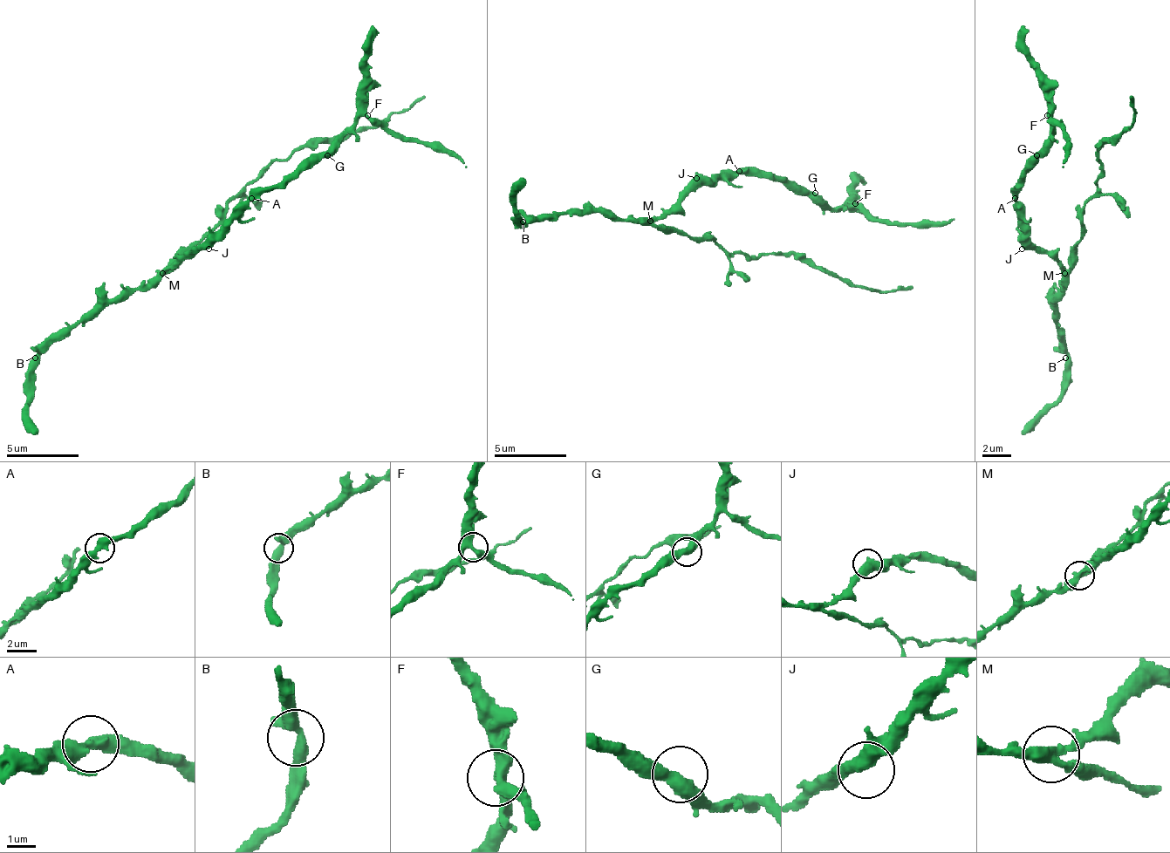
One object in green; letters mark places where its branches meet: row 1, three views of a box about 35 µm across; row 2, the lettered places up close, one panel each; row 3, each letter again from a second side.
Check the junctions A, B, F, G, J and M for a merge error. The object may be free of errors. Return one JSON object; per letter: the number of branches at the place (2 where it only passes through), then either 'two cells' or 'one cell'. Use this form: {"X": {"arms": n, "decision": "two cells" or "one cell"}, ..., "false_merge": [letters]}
{"A": {"arms": 2, "decision": "one cell"}, "B": {"arms": 3, "decision": "one cell"}, "F": {"arms": 3, "decision": "one cell"}, "G": {"arms": 2, "decision": "one cell"}, "J": {"arms": 3, "decision": "one cell"}, "M": {"arms": 3, "decision": "two cells"}, "false_merge": ["M"]}

